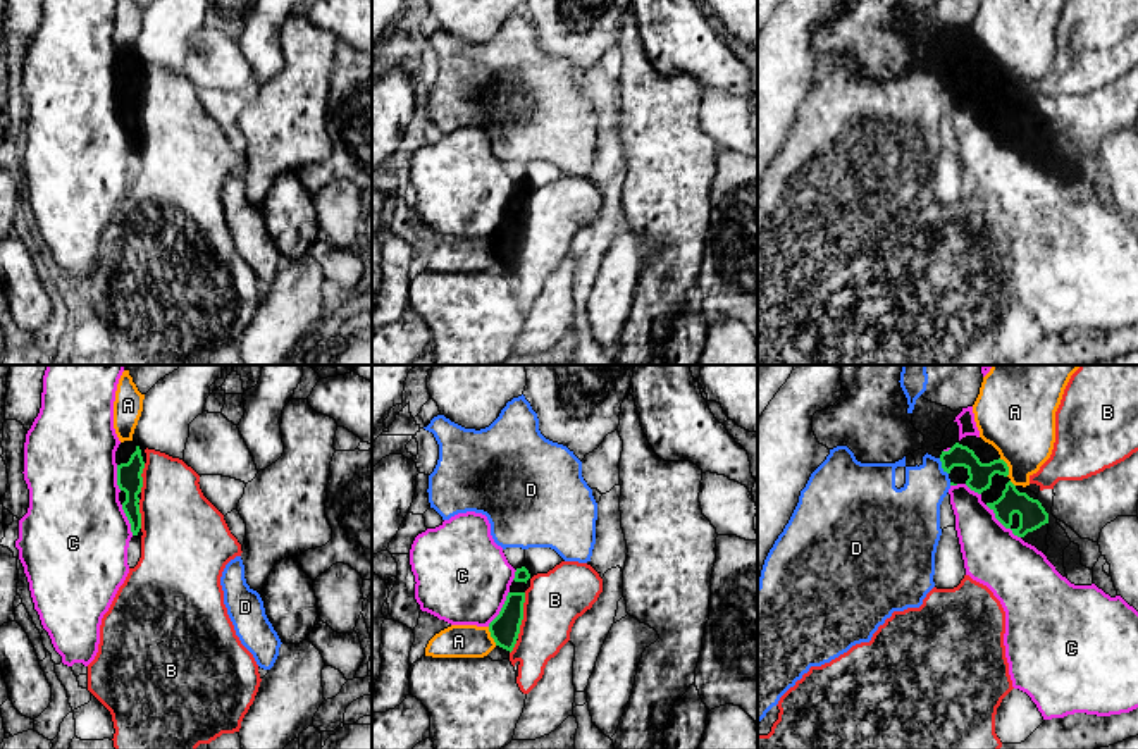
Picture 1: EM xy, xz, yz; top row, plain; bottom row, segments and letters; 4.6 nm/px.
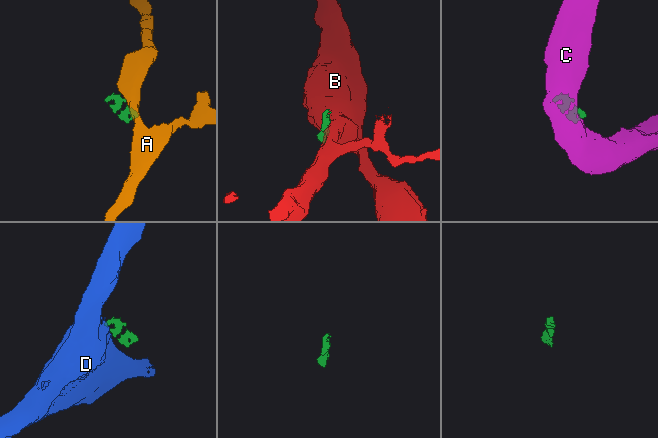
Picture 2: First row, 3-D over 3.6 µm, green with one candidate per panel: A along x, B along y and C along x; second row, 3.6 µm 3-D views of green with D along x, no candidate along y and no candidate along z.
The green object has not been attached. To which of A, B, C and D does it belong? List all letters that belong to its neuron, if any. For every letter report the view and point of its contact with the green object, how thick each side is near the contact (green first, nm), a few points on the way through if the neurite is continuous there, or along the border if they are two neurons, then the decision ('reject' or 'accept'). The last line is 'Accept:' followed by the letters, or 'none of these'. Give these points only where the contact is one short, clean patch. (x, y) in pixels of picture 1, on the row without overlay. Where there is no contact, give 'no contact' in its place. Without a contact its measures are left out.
A: contact yz (1008, 81); calibres 110 and 340 nm; border yz (999, 73), (1006, 78), (1008, 90); reject
B: contact xz (522, 229); calibres 140 and 260 nm; border xz (525, 207), (517, 252); reject
C: contact yz (1002, 138); calibres 130 and 300 nm; reject
D: contact yz (942, 81); calibres 110 and 260 nm; border yz (939, 73), (947, 88); reject
Accept: none of these

